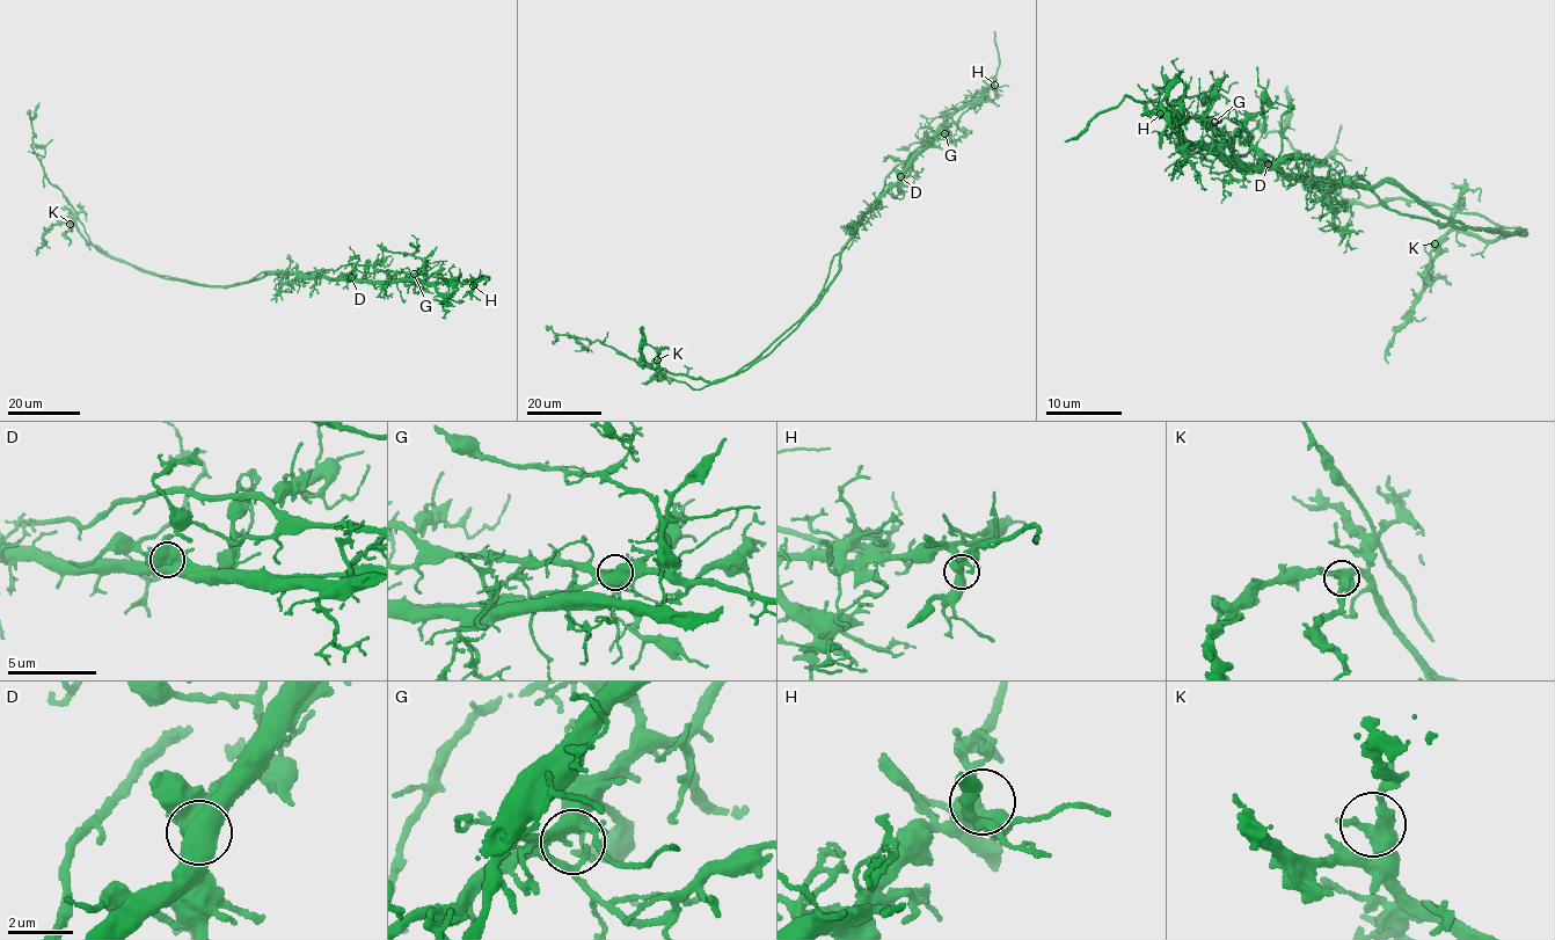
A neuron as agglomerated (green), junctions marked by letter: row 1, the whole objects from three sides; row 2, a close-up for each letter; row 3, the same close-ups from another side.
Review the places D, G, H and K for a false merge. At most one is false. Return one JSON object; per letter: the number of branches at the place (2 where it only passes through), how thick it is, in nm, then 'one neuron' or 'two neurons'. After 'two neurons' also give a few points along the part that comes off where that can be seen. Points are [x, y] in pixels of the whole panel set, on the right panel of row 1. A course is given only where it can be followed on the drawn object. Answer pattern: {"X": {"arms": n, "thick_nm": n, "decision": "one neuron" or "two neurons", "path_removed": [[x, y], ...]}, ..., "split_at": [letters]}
{"D": {"arms": 2, "thick_nm": 700, "decision": "two neurons", "path_removed": [[1268, 165], [1242, 137], [1364, 181], [1391, 210], [1525, 234], [1341, 196], [1284, 136], [1286, 86]]}, "G": {"arms": 2, "thick_nm": 240, "decision": "one neuron"}, "H": {"arms": 3, "thick_nm": 440, "decision": "one neuron"}, "K": {"arms": 2, "thick_nm": 480, "decision": "one neuron"}, "split_at": ["D"]}

